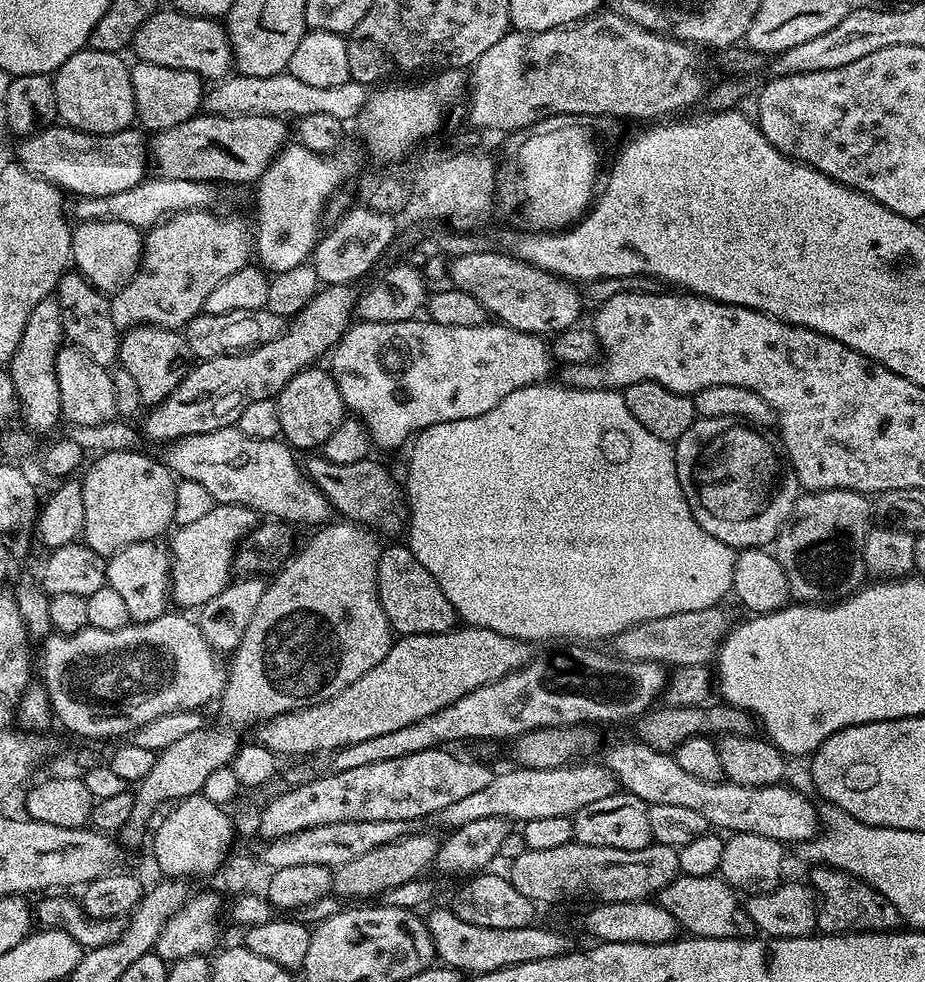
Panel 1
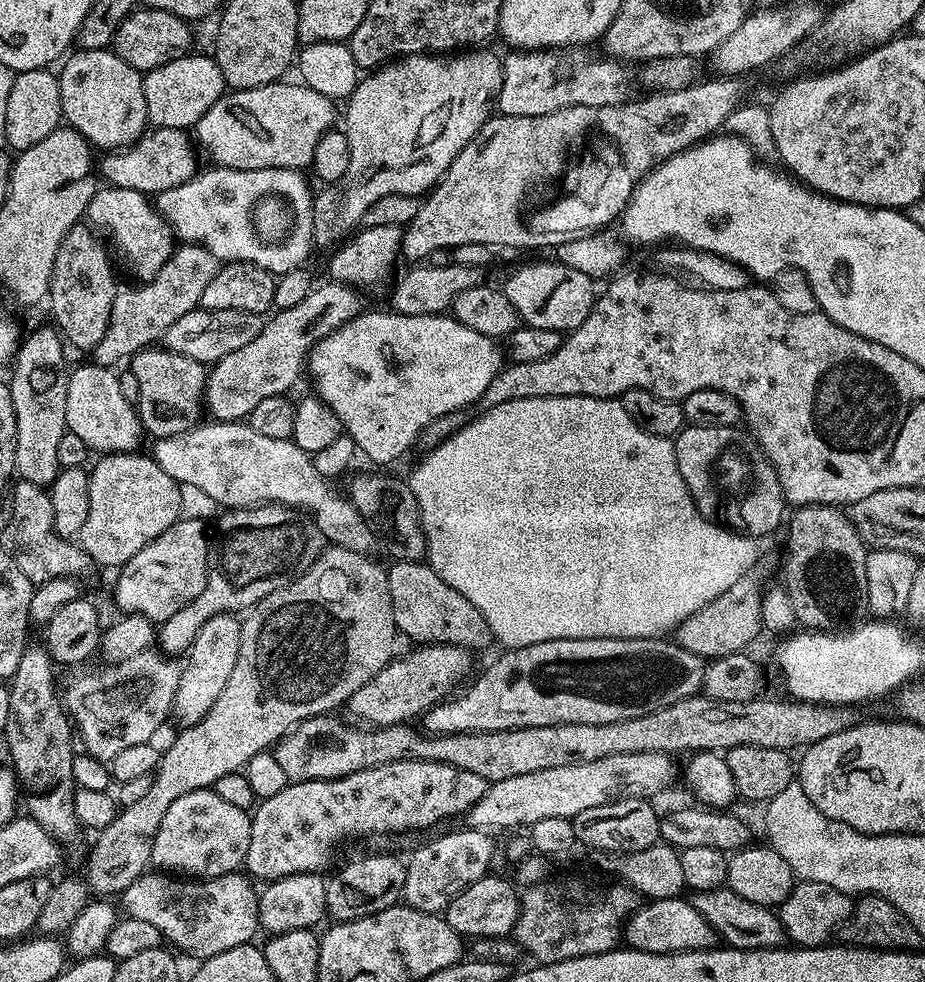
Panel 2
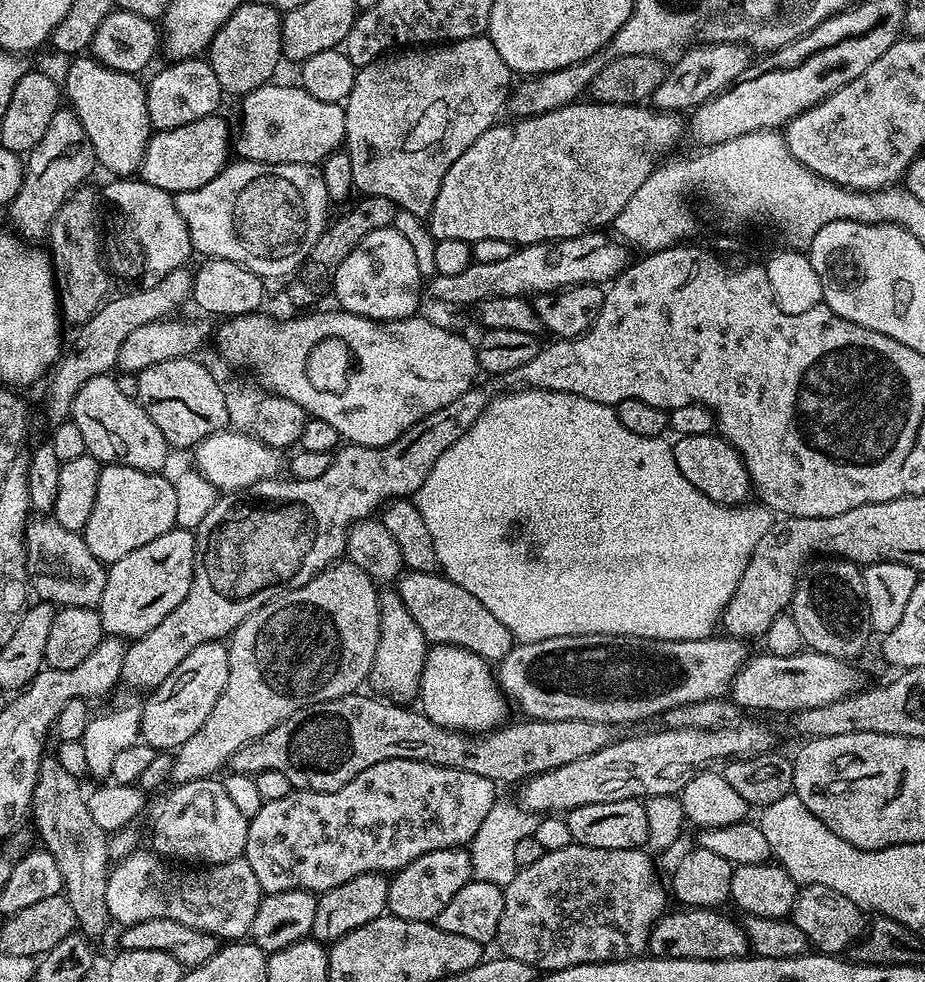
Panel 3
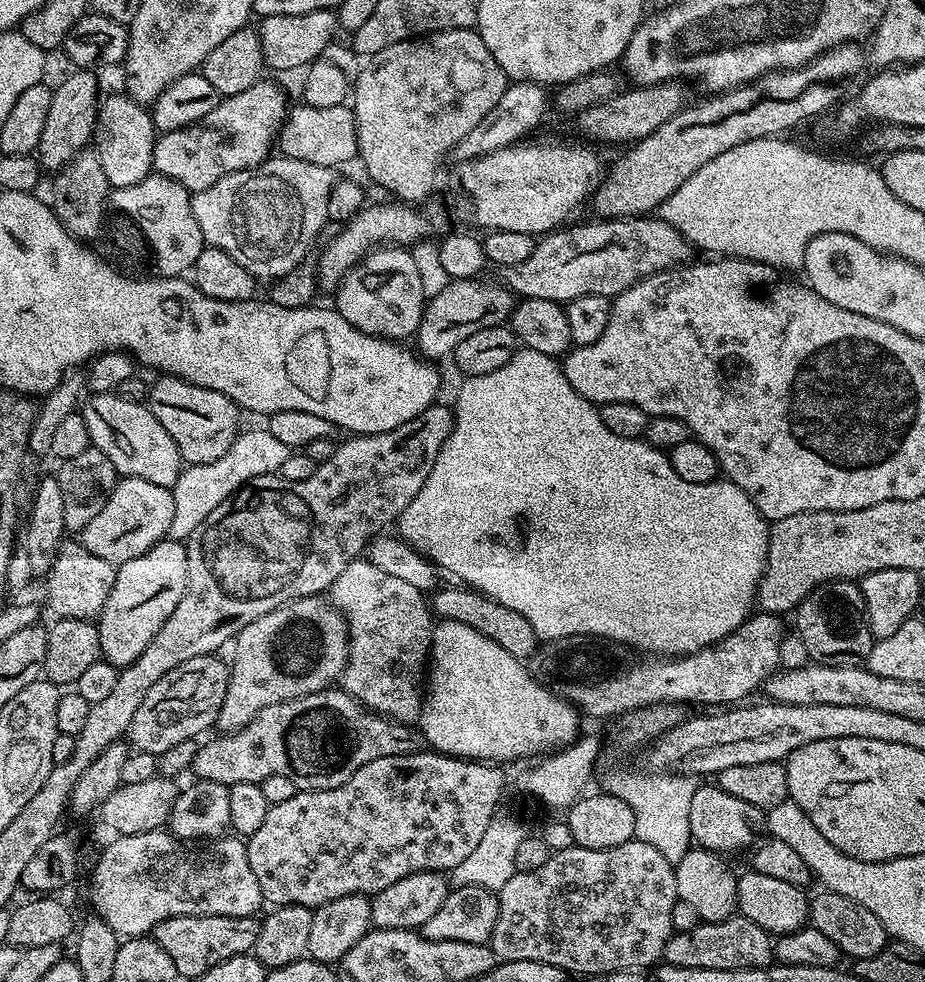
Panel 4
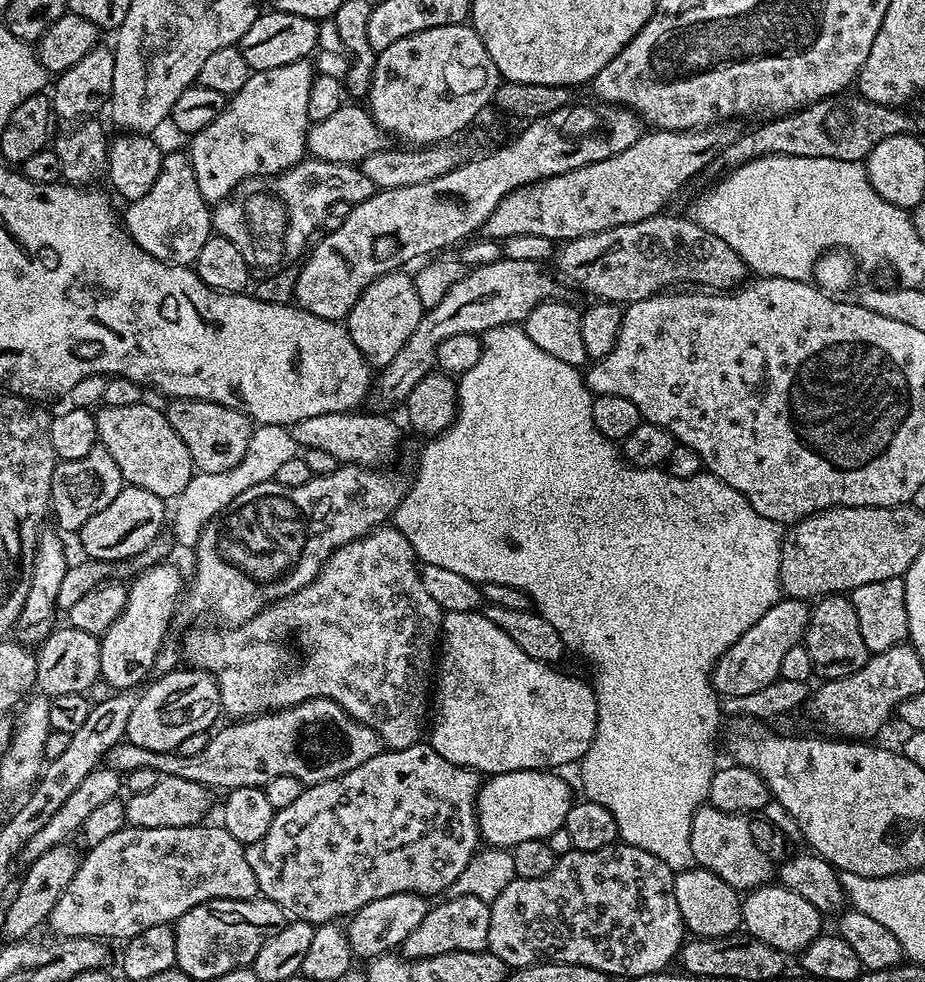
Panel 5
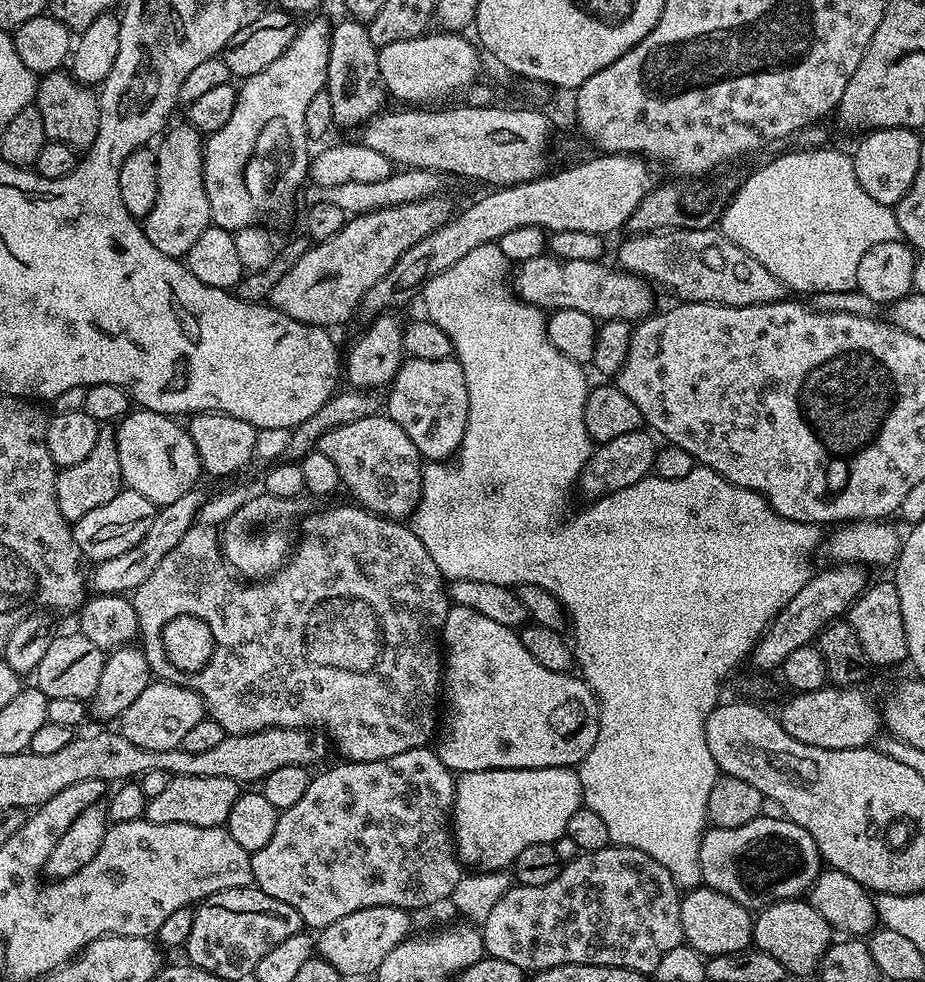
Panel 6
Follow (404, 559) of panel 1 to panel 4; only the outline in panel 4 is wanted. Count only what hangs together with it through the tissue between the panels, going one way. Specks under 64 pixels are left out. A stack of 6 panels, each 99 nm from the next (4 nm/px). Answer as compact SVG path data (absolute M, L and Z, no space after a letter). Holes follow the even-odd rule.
M444 586L433 591L430 596L430 607L440 620L462 622L478 630L478 634L486 634L486 638L498 642L502 650L514 654L514 658L527 661L536 653L538 637L534 626L530 626L530 622L526 622L526 618L522 618L518 610L510 610L510 606L502 606L496 600L489 600L471 586Z

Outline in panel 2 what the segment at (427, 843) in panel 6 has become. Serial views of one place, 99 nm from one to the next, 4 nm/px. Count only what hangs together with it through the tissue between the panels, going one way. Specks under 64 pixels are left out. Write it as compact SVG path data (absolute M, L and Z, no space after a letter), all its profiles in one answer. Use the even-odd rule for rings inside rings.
M399 760L389 764L376 764L337 780L290 782L286 790L274 794L274 798L259 801L251 813L250 846L244 860L247 875L257 881L260 879L260 882L267 882L286 878L290 874L323 873L324 868L333 867L332 855L343 840L352 840L355 836L376 836L379 832L405 834L404 832L412 832L415 828L432 828L439 820L448 820L451 816L463 817L470 806L482 798L488 786L489 781L478 778L478 774L470 774L470 770L458 770L454 766L429 760Z

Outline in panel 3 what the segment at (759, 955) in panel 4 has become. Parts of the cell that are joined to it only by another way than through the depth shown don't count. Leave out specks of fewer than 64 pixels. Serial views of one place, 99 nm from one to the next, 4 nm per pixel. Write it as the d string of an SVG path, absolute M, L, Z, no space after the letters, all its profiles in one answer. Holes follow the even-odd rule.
M688 908L687 910L680 910L684 912L672 912L672 910L665 911L664 915L656 921L656 924L650 930L650 938L648 939L648 946L646 949L647 955L657 956L658 958L682 958L683 960L733 960L734 958L742 958L749 955L750 949L748 946L748 936L744 933L743 927L739 923L735 924L728 916L723 916L723 911L713 910L710 908Z

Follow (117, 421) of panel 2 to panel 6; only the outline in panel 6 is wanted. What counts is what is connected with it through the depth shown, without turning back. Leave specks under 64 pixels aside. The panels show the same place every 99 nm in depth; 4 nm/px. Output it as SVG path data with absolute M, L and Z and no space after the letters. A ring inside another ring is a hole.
M148 408L129 411L115 425L118 463L122 465L122 478L127 491L142 494L154 505L163 506L200 483L202 469L198 450L194 450L194 438L190 438L187 427L171 416L163 416Z

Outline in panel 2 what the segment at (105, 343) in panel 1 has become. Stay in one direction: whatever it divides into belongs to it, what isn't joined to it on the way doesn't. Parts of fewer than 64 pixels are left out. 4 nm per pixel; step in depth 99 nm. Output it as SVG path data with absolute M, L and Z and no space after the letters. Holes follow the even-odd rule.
M87 223L75 224L62 238L58 254L54 258L54 270L46 304L52 307L55 327L69 345L81 348L84 354L102 342L106 326L110 324L110 310L118 291L116 276L112 273L112 264L108 261L108 252L100 245L97 233Z

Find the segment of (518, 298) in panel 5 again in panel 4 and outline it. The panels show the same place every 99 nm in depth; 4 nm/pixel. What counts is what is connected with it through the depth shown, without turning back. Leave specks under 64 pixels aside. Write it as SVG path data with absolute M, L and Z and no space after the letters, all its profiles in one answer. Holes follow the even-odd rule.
M484 278L453 280L425 303L422 322L414 337L415 347L423 359L440 362L443 356L451 357L462 338L470 338L470 334L486 330L486 326L504 324L511 317L513 307L513 293L503 283L487 284Z

